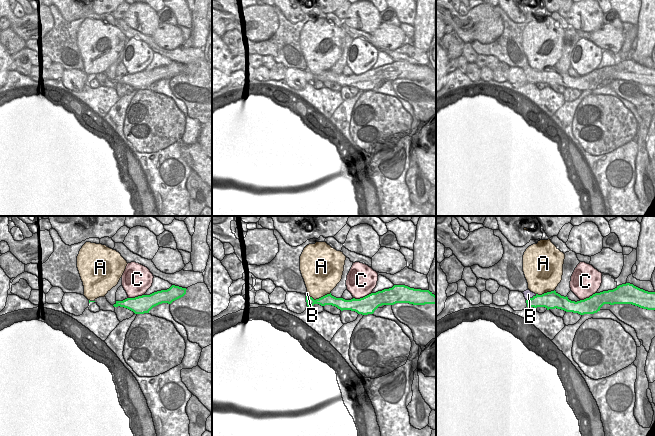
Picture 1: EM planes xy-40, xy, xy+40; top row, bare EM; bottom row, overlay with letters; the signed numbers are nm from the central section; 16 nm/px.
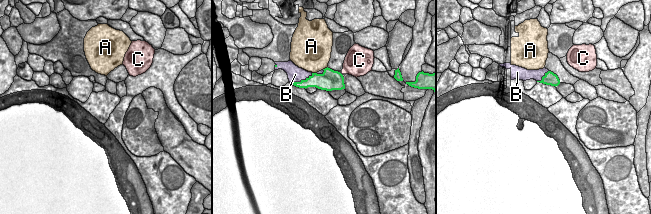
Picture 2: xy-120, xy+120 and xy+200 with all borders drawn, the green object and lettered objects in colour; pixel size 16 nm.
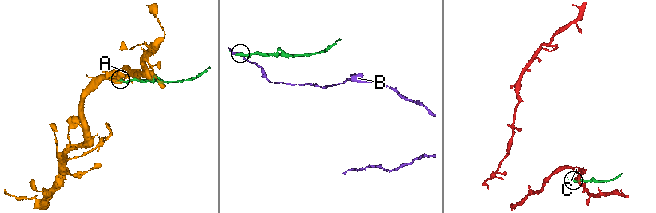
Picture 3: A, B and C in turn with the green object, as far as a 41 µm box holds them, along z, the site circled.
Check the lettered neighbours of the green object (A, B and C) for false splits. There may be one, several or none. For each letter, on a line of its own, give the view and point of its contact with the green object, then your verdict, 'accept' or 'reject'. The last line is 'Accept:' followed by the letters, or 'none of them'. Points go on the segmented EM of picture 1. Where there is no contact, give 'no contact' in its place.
A: xy (319, 298) | reject
B: xy+40 (531, 298) | reject
C: xy (363, 297) | reject
Accept: none of them

